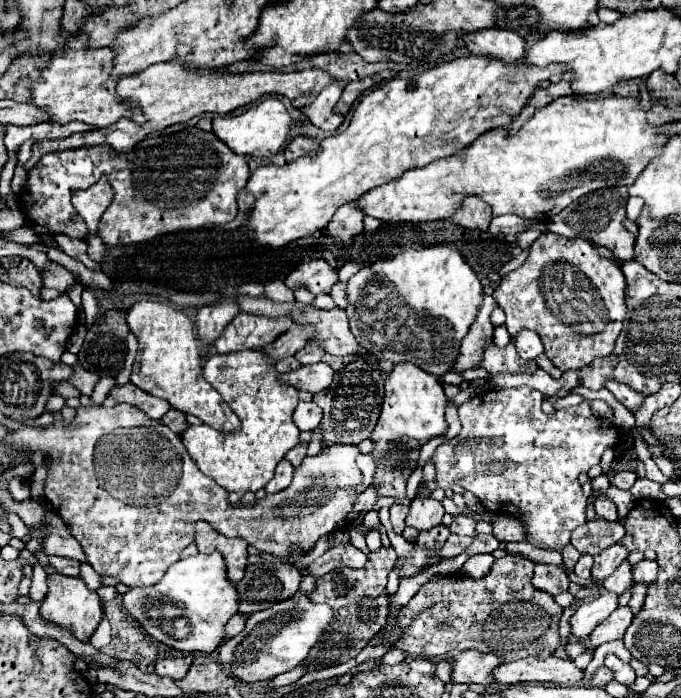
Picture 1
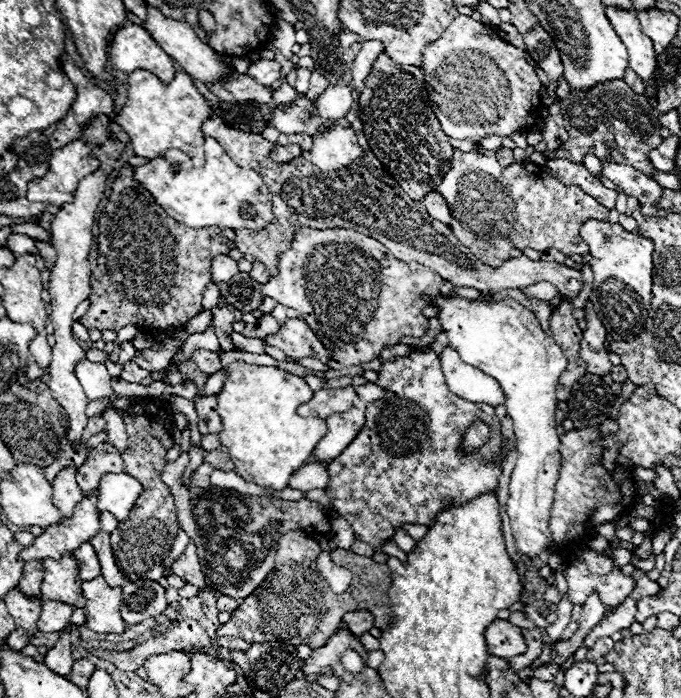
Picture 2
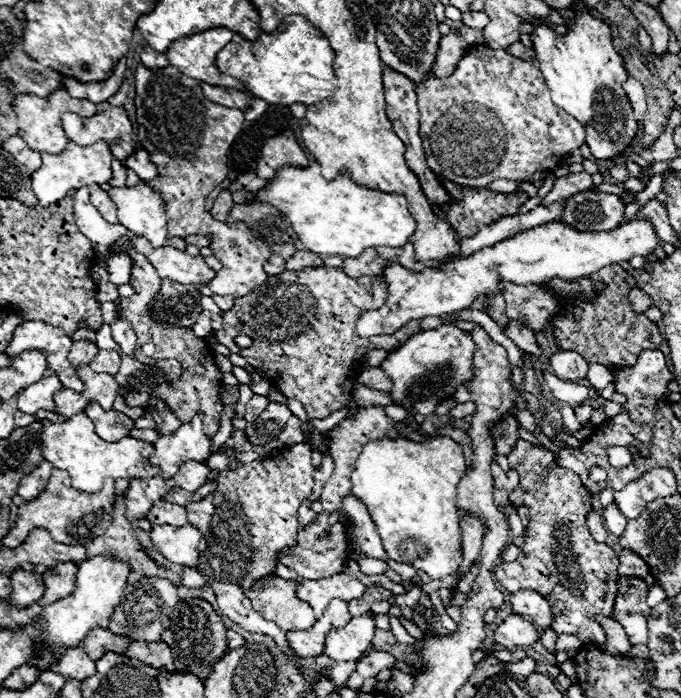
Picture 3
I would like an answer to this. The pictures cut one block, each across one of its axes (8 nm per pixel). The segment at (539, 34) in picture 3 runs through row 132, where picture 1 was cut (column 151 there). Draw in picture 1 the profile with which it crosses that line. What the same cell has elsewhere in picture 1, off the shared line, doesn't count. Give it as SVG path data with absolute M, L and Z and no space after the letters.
M220 552L196 554L174 562L158 584L126 592L124 608L158 642L182 652L212 654L224 642L226 622L238 612L238 592L226 576Z

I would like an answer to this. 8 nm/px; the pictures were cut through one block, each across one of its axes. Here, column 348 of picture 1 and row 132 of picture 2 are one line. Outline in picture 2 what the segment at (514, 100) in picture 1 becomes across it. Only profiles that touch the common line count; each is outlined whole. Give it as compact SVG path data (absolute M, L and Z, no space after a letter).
M136 70L128 76L128 98L124 108L114 116L114 122L128 134L132 150L142 158L156 158L168 148L178 148L192 158L196 168L204 166L204 134L200 130L202 122L212 114L210 106L198 94L190 76L176 72L170 84L160 82L148 70Z

